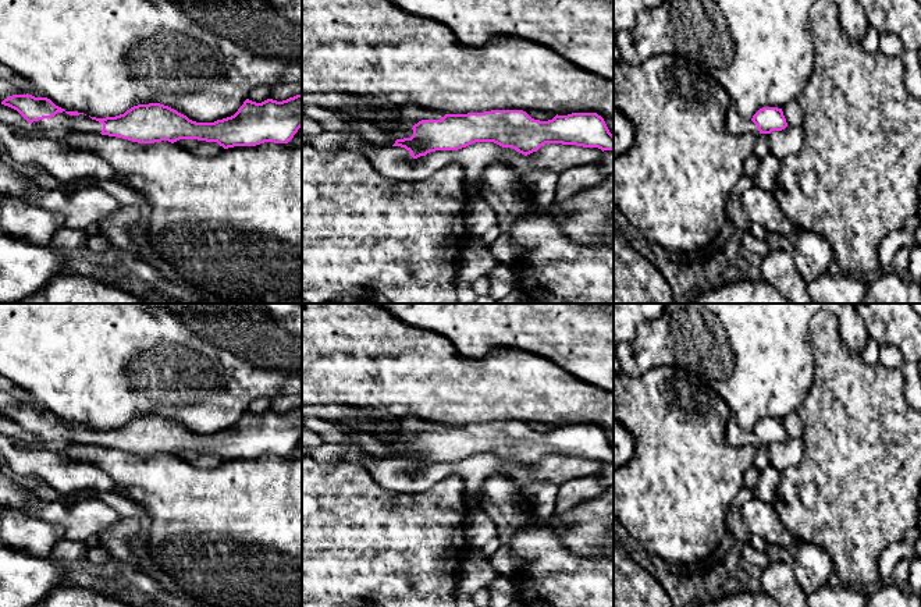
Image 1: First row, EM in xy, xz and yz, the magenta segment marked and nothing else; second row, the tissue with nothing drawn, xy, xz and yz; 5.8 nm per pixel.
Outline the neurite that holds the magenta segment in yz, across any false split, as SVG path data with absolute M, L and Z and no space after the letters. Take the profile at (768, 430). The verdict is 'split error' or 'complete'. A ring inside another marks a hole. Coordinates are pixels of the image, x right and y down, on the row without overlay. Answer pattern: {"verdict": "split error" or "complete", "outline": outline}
{"verdict": "split error", "outline": "M733 416L728 422L725 436L732 447L751 444L755 448L760 446L771 446L772 443L782 443L787 439L782 420L762 419L751 432L744 432Z"}

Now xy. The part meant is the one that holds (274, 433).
{"verdict": "split error", "outline": "M302 405L282 413L262 415L246 411L238 423L214 434L196 434L160 416L138 416L115 429L96 430L65 423L47 409L13 407L1 416L17 422L42 441L64 440L82 446L102 446L138 455L179 451L217 454L224 461L256 458L264 454L288 455L302 439Z"}

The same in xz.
{"verdict": "split error", "outline": "M403 419L397 422L395 436L385 444L397 451L392 458L405 459L413 471L476 454L494 454L524 468L545 455L614 462L614 447L597 425L556 426L552 432L540 433L523 422L444 426Z"}

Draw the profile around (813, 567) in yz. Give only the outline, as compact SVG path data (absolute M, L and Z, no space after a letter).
M799 539L787 547L787 553L789 564L807 594L835 581L833 562L822 547Z

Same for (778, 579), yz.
M772 561L761 574L762 592L782 607L810 607L808 594L800 586L789 561Z

